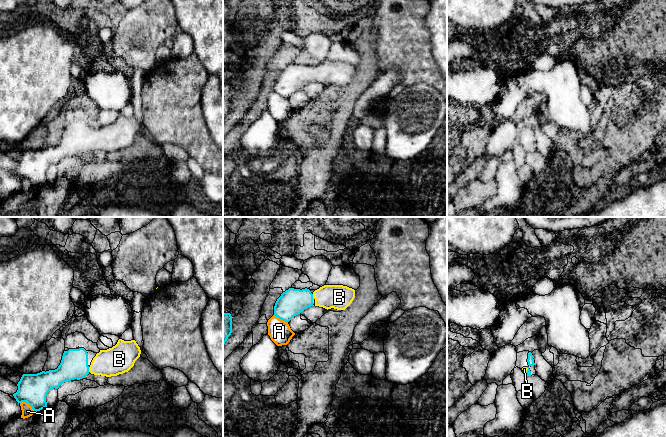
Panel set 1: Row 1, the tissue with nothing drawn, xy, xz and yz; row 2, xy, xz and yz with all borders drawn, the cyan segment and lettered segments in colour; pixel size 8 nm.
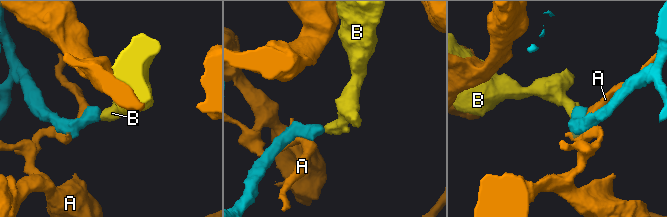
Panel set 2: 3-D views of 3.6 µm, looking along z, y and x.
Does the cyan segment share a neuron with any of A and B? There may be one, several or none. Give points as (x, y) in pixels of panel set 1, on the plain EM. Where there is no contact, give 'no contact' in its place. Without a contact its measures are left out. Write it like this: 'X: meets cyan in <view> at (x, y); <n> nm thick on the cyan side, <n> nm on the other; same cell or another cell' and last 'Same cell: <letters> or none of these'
A: meets cyan in xy at (28, 179); 240 nm thick on the cyan side, 90 nm on the other; another cell
B: meets cyan in xy at (88, 145); 220 nm thick on the cyan side, 220 nm on the other; same cell
Same cell: B

